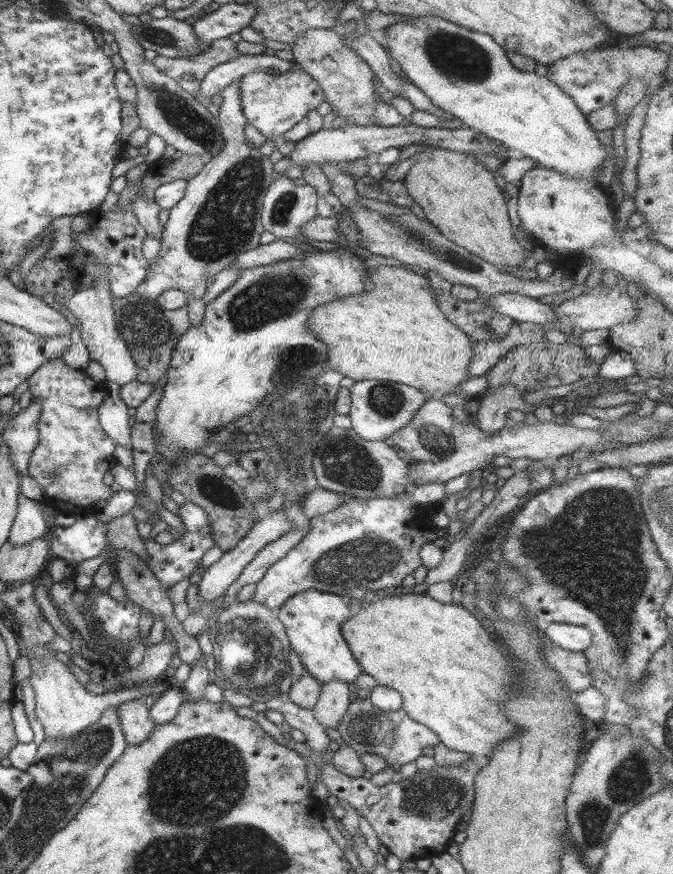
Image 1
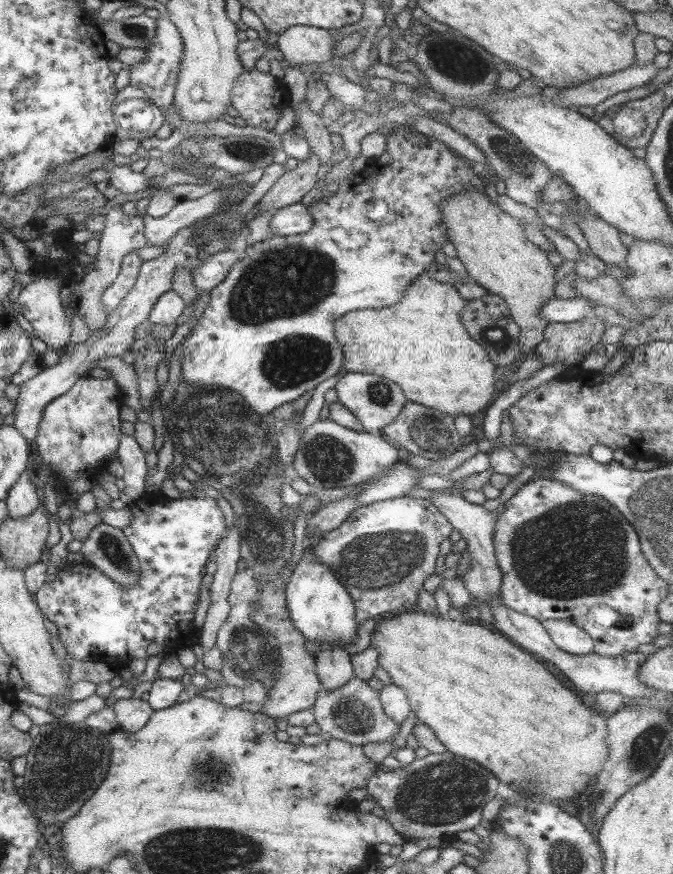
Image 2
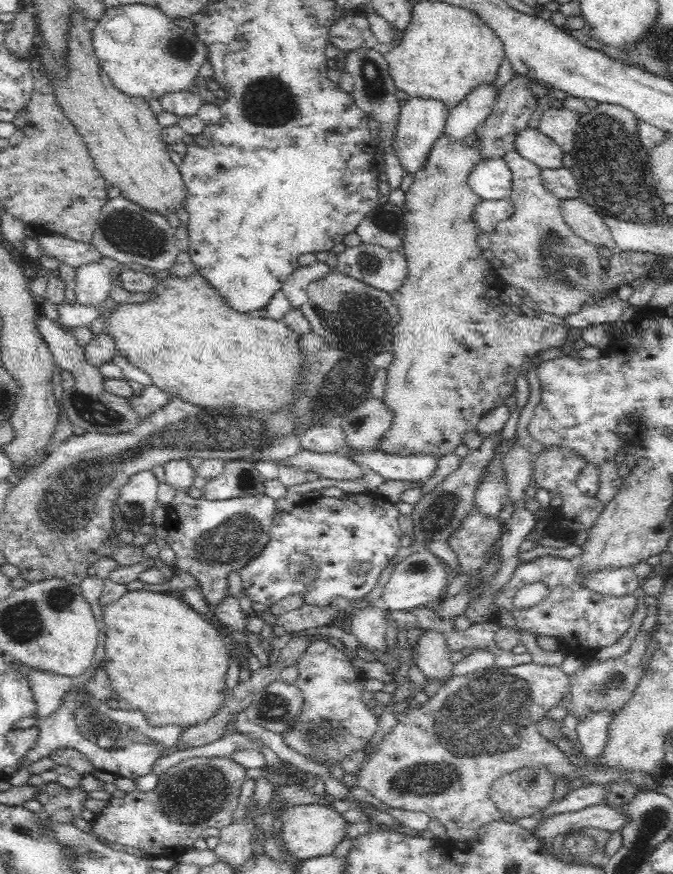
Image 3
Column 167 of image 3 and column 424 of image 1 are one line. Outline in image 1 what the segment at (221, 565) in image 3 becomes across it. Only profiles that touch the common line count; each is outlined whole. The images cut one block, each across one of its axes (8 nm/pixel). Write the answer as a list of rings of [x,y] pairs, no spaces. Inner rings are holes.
[[[408,491],[395,494],[391,498],[363,499],[343,495],[337,507],[309,519],[311,527],[281,560],[275,561],[265,571],[263,578],[257,582],[256,590],[250,600],[277,612],[287,598],[307,588],[329,592],[344,599],[356,598],[364,601],[377,590],[388,592],[400,590],[404,576],[413,574],[415,568],[421,566],[419,550],[424,542],[429,542],[425,535],[423,536],[423,531],[435,530],[436,527],[429,522],[429,518],[441,509],[441,504],[436,502],[414,506]]]

